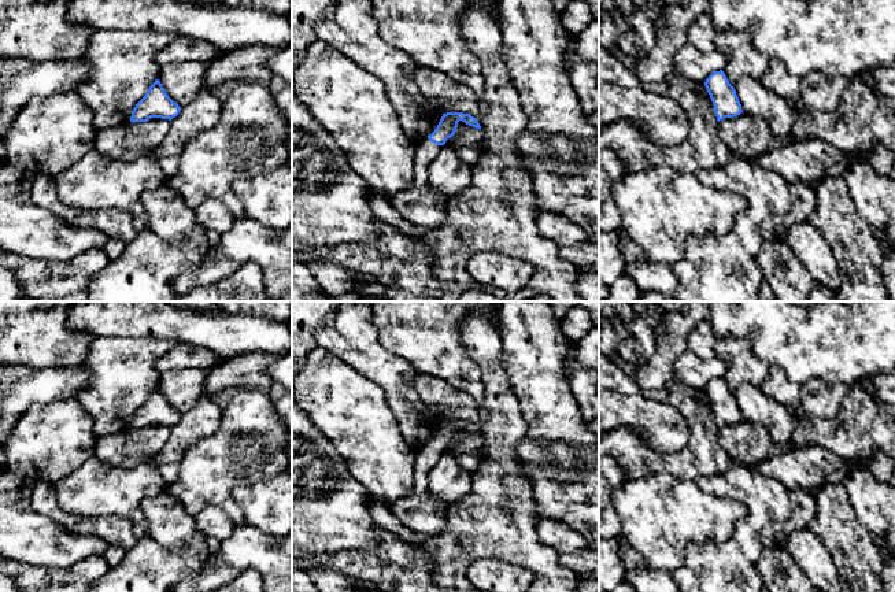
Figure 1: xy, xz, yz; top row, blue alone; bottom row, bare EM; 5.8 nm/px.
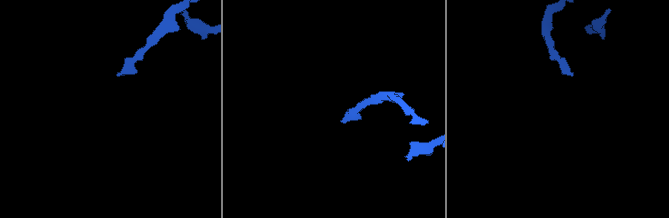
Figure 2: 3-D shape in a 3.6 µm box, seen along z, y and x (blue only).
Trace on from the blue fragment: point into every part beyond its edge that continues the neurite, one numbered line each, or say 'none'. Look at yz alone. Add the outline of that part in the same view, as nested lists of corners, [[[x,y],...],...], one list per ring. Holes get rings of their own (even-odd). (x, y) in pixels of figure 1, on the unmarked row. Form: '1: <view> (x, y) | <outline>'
none

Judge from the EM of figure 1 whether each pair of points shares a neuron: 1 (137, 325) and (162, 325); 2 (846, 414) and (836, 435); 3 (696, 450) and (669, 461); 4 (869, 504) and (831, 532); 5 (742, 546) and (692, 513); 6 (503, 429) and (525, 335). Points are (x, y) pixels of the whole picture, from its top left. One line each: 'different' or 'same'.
1: same
2: same
3: same
4: different
5: different
6: different

